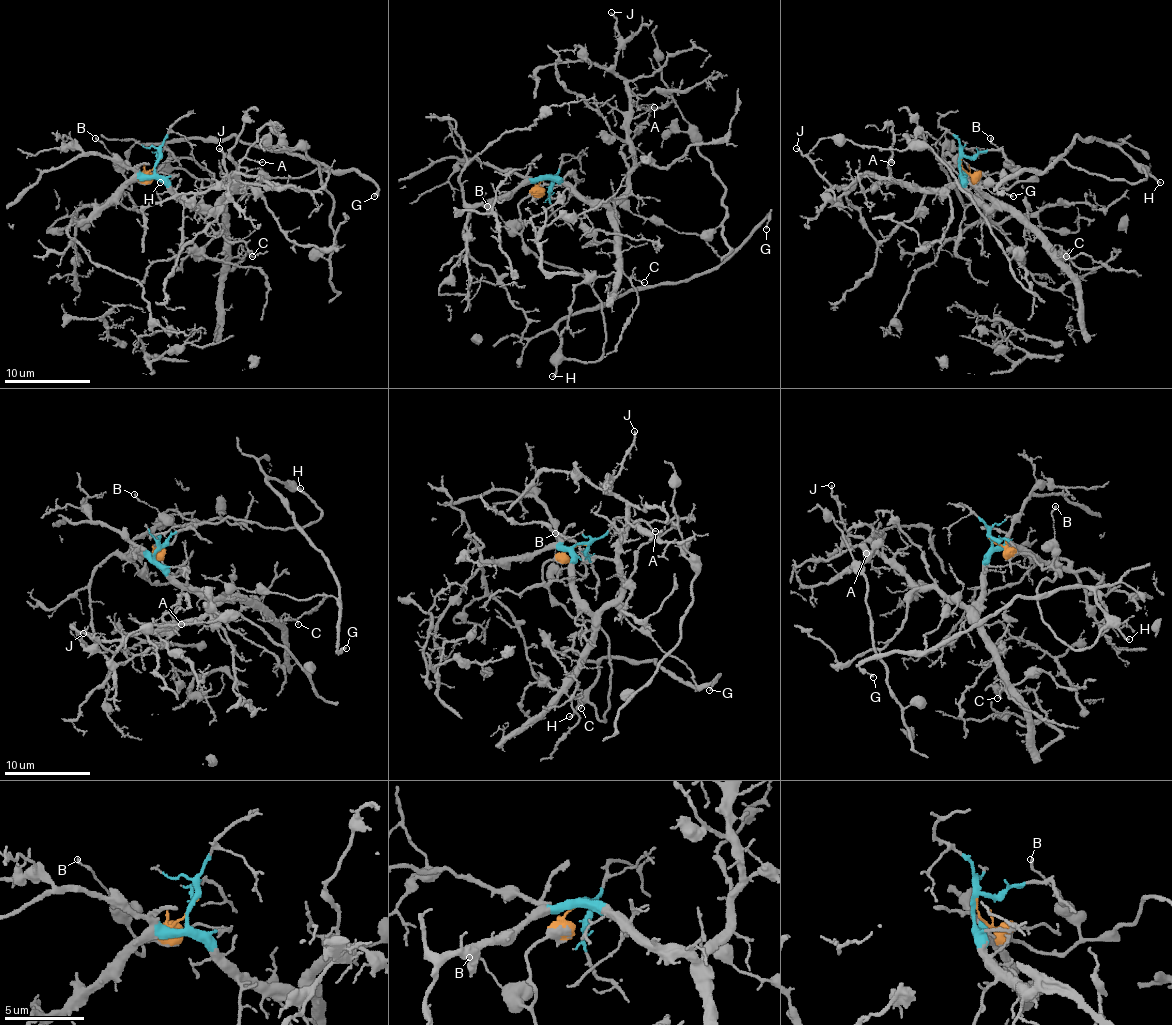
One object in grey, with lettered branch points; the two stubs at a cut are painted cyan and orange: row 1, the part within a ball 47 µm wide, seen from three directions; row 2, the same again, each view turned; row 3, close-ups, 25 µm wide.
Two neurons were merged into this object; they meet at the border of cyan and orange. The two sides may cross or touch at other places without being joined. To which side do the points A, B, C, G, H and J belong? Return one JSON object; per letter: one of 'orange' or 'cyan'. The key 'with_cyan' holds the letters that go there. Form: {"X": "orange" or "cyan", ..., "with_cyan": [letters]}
{"A": "cyan", "B": "orange", "C": "cyan", "G": "orange", "H": "orange", "J": "cyan", "with_cyan": ["A", "C", "J"]}

